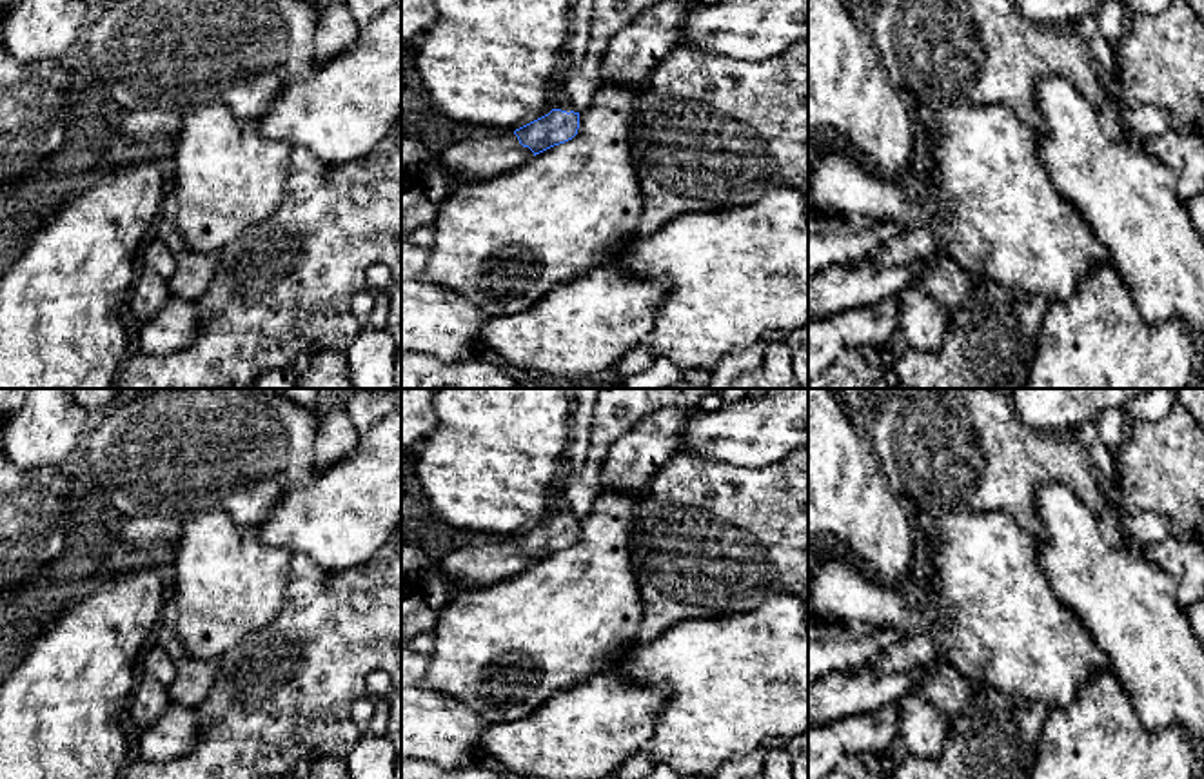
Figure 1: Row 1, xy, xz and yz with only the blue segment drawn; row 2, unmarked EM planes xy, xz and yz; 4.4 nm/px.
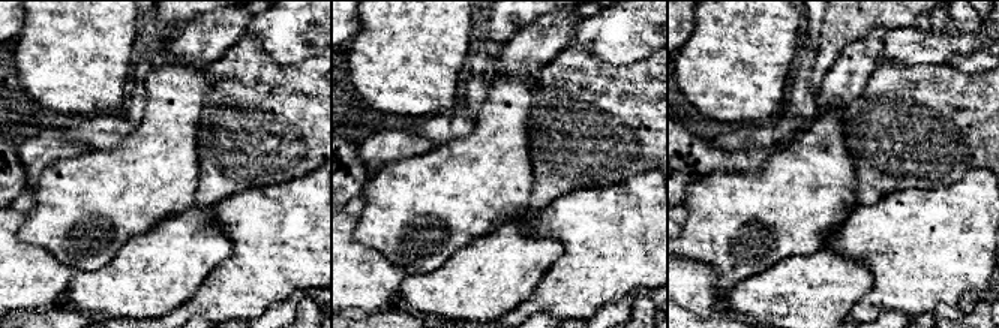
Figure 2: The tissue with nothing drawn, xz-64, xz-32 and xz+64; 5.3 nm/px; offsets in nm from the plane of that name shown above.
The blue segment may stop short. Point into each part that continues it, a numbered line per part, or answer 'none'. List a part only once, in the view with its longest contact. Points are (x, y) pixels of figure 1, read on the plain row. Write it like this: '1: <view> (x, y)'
1: xz (560, 505)

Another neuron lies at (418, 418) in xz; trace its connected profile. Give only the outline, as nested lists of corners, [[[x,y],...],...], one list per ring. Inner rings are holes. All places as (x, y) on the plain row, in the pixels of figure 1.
[[[401,389],[401,454],[412,452],[436,427],[438,389]]]

